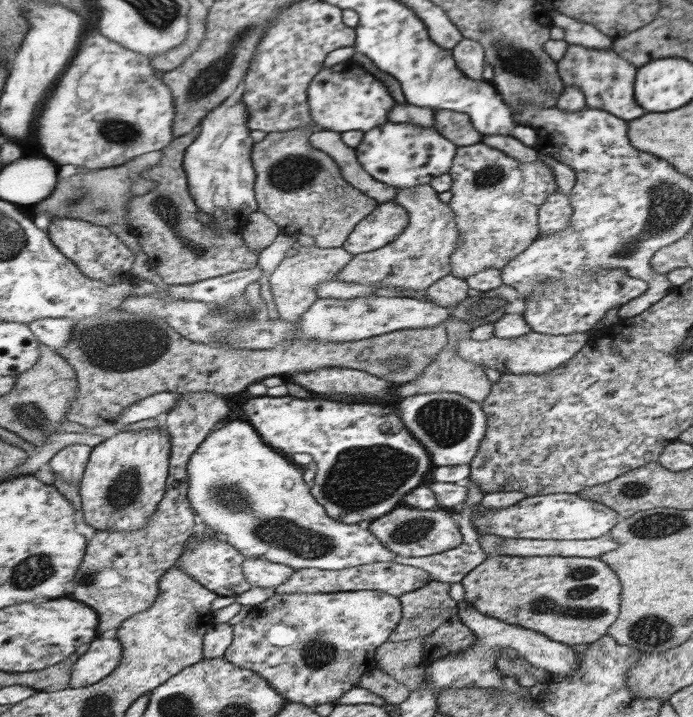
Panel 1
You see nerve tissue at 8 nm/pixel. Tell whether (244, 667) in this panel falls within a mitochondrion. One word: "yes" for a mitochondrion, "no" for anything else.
no

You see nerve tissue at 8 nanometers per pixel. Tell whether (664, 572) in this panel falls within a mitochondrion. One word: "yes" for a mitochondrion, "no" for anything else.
no

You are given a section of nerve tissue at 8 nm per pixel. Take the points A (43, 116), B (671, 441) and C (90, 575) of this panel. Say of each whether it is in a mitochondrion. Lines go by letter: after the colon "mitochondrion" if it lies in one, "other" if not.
A: other
B: other
C: mitochondrion

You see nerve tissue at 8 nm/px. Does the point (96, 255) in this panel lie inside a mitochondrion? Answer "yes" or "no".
no

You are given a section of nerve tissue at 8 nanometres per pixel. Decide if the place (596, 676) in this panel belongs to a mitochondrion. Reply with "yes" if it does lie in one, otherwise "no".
no

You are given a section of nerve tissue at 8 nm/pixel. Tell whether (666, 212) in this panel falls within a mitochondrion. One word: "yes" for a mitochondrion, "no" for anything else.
yes

